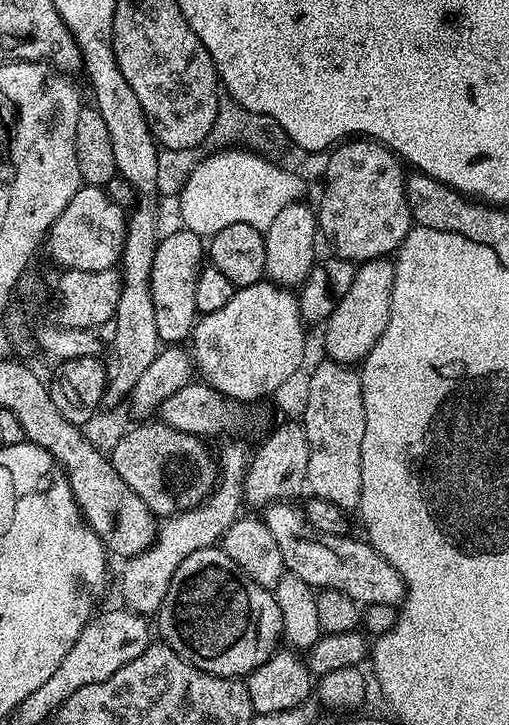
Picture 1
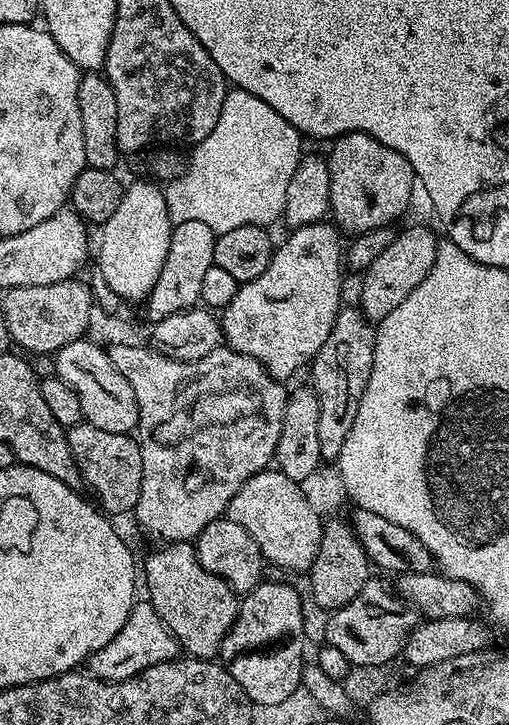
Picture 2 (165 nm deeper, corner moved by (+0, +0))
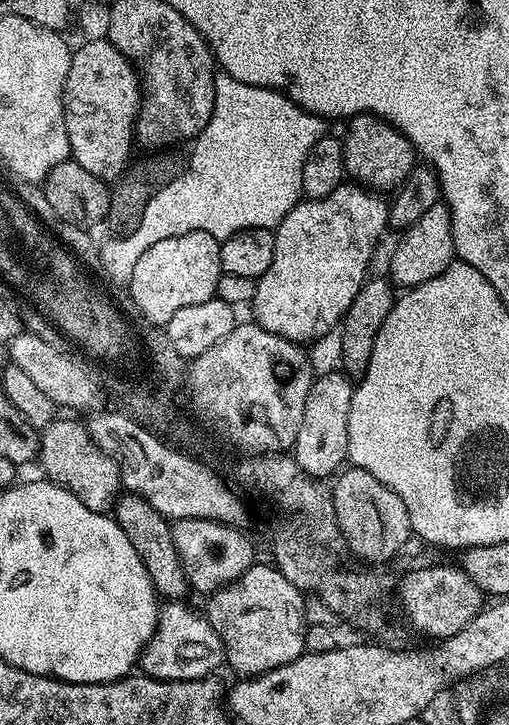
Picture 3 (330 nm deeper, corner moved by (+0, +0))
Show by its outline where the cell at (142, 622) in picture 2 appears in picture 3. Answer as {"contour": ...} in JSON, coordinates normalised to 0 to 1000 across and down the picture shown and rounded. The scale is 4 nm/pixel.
{"contour":[[[338,825],[316,832],[314,855],[295,886],[271,912],[271,921],[285,932],[306,938],[387,938],[415,932],[430,916],[442,914],[440,883],[409,857],[399,843],[383,844],[360,826]]]}

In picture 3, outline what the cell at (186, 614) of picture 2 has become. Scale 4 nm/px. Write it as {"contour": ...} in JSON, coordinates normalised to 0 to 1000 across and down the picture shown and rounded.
{"contour":[[[238,681],[228,690],[224,716],[230,726],[248,737],[248,742],[255,742],[255,753],[271,759],[271,770],[279,770],[308,818],[322,825],[367,823],[373,807],[358,775],[342,759],[338,723],[330,713],[310,709],[310,703],[303,703],[303,698],[287,692],[287,687],[265,681]]]}

